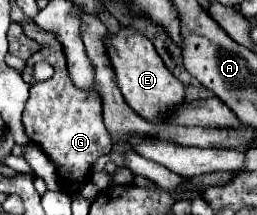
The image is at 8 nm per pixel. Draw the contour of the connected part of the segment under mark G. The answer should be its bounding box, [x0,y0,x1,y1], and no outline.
[21,23,113,195]

